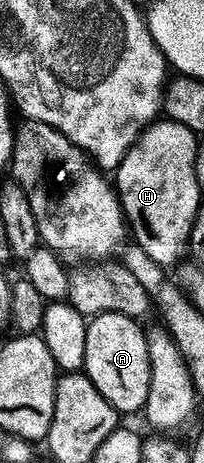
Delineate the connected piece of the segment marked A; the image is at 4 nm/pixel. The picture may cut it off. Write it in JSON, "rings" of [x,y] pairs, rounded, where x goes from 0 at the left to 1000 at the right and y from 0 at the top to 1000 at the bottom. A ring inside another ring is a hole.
{"rings":[[[583,674],[461,678],[431,689],[417,715],[417,788],[407,803],[505,847],[525,864],[574,883],[578,896],[652,894],[696,883],[721,864],[721,838],[740,829],[740,786],[721,760],[716,715],[667,687],[627,687]]]}

